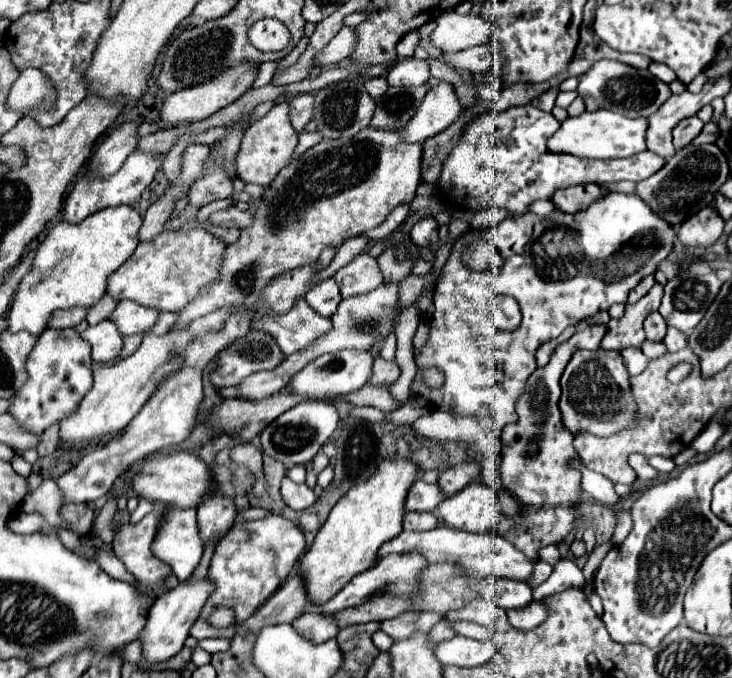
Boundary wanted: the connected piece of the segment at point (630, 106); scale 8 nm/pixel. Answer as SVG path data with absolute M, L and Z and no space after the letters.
M600 60L592 66L590 72L586 72L580 78L578 84L578 94L584 98L586 110L598 110L598 108L608 108L612 112L624 114L624 116L650 116L654 114L668 98L670 98L670 88L668 84L664 84L662 80L658 80L656 76L652 76L648 70L638 70L616 62L616 60Z

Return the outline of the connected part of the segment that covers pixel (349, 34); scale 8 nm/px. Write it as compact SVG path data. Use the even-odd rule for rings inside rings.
M342 28L336 38L326 46L322 48L318 54L316 54L316 66L334 66L338 64L340 60L344 60L348 56L348 52L352 52L352 48L356 46L356 36L354 36L354 28Z

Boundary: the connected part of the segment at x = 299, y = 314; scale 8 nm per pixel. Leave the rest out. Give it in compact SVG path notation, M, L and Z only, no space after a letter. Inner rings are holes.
M298 298L286 314L264 314L252 322L252 328L270 334L286 356L304 350L312 340L328 332L330 326L330 318L314 312L304 298Z

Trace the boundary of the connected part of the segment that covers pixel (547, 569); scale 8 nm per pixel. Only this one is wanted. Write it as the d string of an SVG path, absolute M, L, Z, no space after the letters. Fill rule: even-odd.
M540 562L540 564L536 566L536 574L532 576L532 580L528 580L528 584L532 584L532 586L542 584L542 582L550 576L550 572L552 572L552 566L546 564L546 562Z

